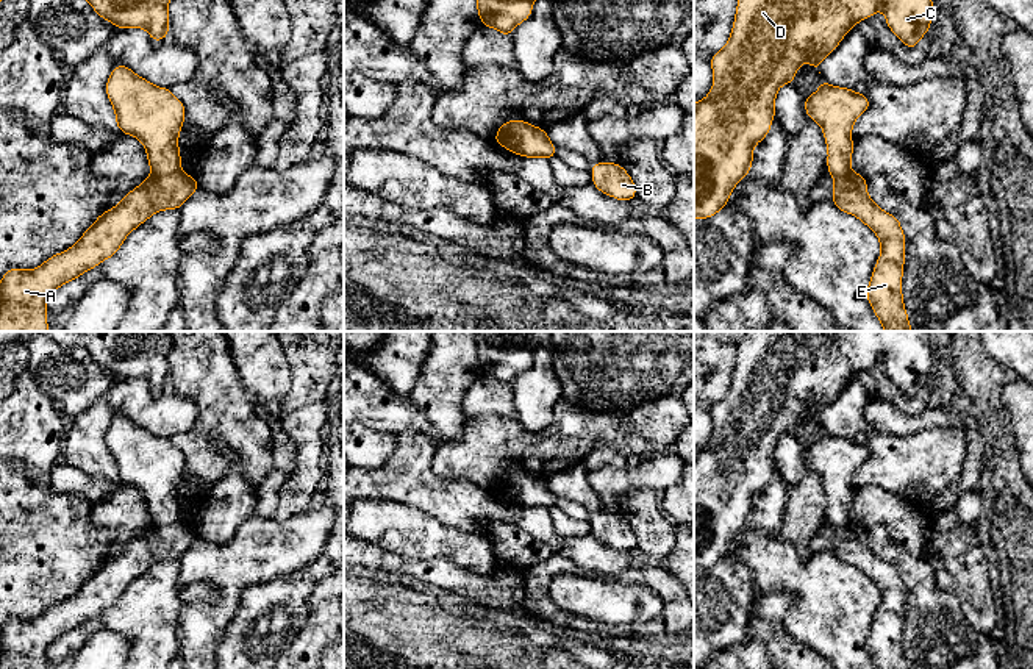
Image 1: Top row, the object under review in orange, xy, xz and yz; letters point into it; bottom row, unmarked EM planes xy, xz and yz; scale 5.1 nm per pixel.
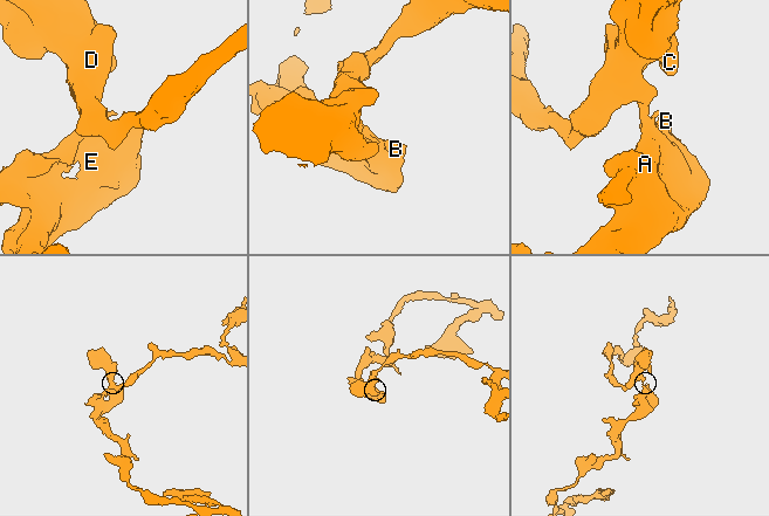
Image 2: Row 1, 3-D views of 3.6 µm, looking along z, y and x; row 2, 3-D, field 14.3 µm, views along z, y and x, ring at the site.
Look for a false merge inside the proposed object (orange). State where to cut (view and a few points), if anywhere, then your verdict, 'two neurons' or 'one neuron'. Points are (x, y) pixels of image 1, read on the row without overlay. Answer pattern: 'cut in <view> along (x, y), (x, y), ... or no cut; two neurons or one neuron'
cut in xy along (178, 518), (169, 524), (152, 527); two neurons

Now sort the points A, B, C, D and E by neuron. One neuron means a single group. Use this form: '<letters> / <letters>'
A B E / C D

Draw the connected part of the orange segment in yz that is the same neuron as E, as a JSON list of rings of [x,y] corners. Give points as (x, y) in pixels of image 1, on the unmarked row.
[[[853,521],[835,528],[831,552],[858,567],[880,591],[881,602],[866,639],[877,669],[908,669],[902,644],[906,591],[900,571],[870,550],[867,528]]]

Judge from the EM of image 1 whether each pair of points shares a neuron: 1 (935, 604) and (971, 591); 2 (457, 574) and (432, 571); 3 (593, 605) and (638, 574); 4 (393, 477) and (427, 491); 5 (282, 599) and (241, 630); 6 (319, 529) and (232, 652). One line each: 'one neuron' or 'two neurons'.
1: two neurons
2: one neuron
3: two neurons
4: one neuron
5: one neuron
6: two neurons

